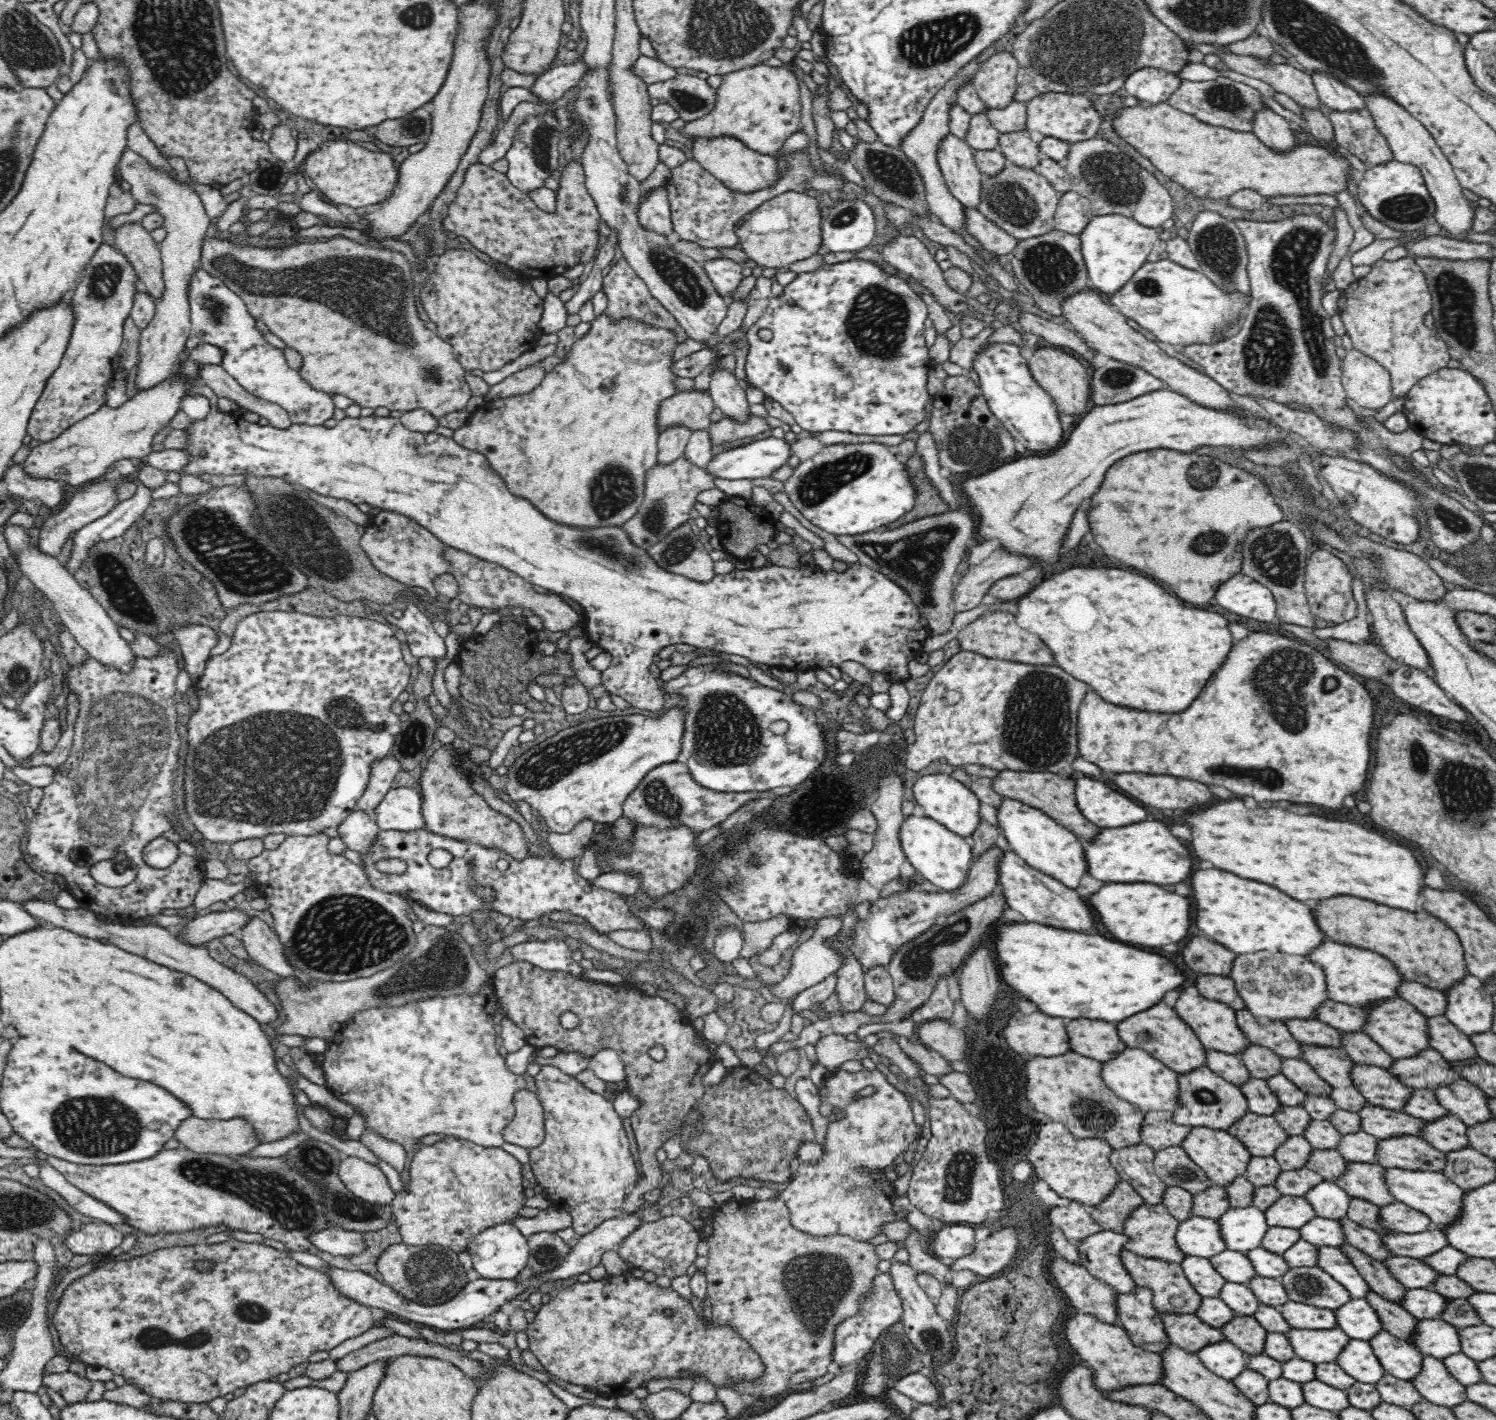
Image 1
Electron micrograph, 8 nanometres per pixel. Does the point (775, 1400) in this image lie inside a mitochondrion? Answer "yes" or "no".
no

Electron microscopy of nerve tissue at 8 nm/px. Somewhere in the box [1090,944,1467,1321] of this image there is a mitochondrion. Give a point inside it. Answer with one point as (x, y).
(1307, 1286)

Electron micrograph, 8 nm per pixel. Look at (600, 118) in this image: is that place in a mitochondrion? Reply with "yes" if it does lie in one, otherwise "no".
no

